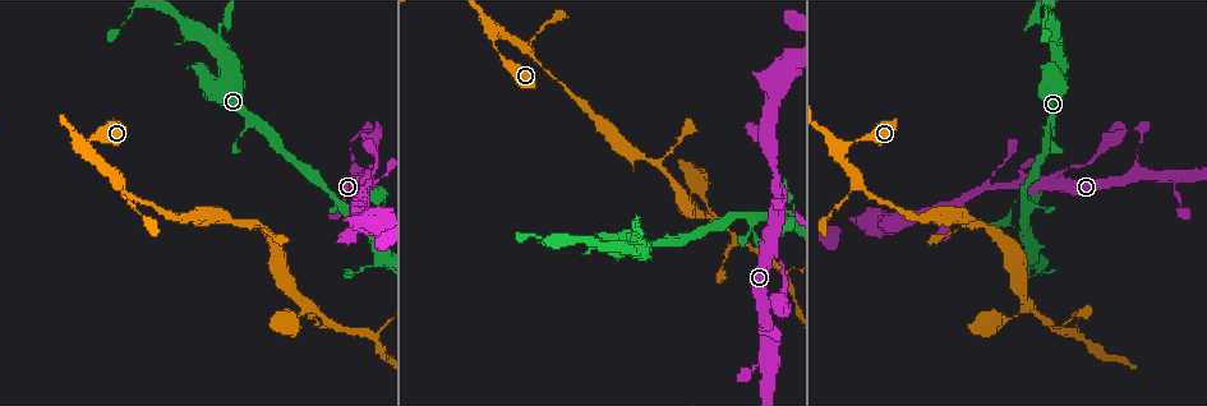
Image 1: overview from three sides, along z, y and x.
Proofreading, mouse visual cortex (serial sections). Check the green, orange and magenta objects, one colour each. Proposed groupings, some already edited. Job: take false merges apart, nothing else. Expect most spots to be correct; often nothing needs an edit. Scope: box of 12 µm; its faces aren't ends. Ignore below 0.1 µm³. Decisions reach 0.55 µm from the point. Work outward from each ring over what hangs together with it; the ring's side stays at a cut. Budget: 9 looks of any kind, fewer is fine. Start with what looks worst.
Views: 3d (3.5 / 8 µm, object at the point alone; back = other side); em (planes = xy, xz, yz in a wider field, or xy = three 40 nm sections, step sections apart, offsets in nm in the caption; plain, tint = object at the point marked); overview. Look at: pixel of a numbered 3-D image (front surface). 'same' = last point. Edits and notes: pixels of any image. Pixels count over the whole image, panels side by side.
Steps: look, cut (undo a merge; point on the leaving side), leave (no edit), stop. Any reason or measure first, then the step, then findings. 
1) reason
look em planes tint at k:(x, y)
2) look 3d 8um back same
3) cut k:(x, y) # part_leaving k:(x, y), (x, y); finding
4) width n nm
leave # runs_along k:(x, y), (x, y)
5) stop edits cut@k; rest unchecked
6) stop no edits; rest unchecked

sudden change in width
look 3d 3.5um back at 1:(634, 228)

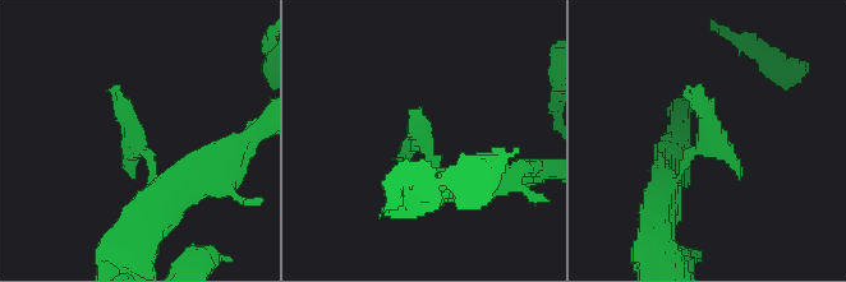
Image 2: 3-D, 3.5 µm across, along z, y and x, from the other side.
need the tissue
look em planes tint at 2:(705, 146)

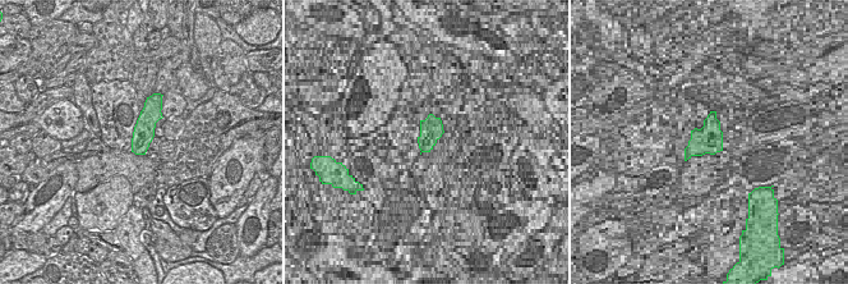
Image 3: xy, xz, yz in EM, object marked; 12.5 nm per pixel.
leave # runs_along 2:(156, 212), (168, 200), (116, 95); all the same cell

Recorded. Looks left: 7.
look 3d 3.5um at 1:(1025, 231)

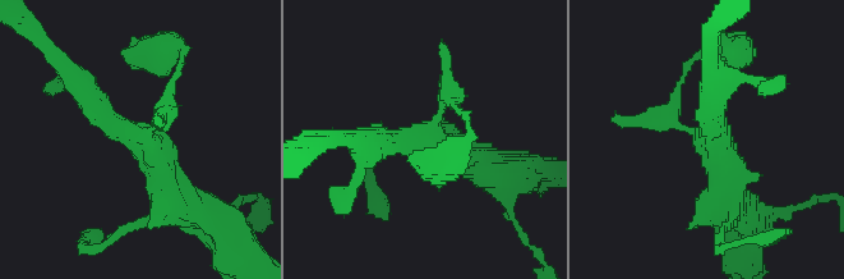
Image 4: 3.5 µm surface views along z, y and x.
arms 3; arm_widths 200, 300, 400 nm; need the tissue
look em xy step 5 tint at 4:(423, 139)

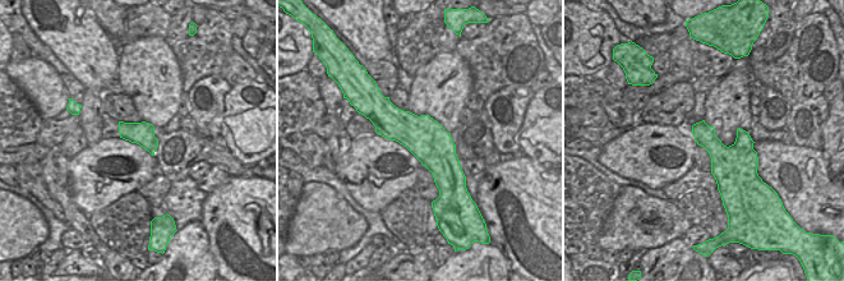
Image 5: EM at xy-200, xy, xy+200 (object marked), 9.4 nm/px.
width 400 nm
leave # runs_along 4:(74, 79), (180, 205); all the same cell

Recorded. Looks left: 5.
branch point
look 3d 8um at 1:(837, 147)

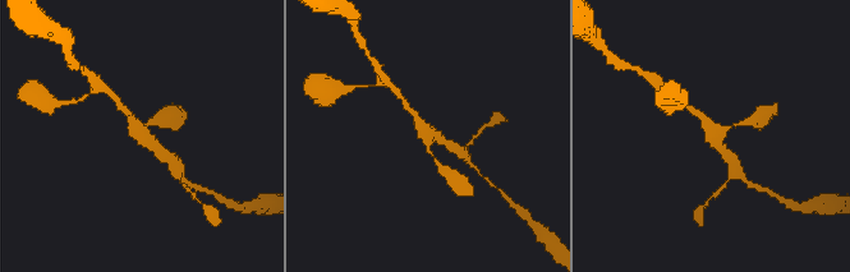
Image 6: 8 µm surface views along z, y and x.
look 3d 3.5um at 6:(140, 135)

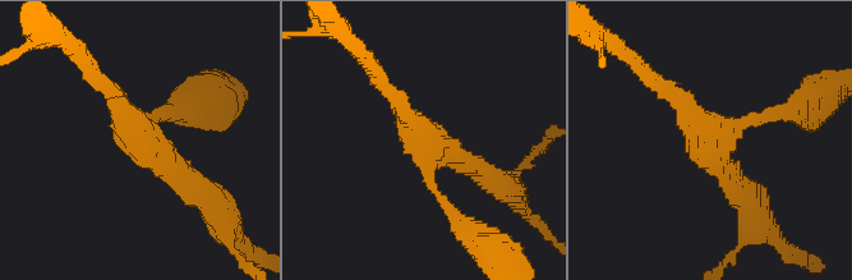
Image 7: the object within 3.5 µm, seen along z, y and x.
now the EM
look em xy step 5 tint at 7:(147, 139)

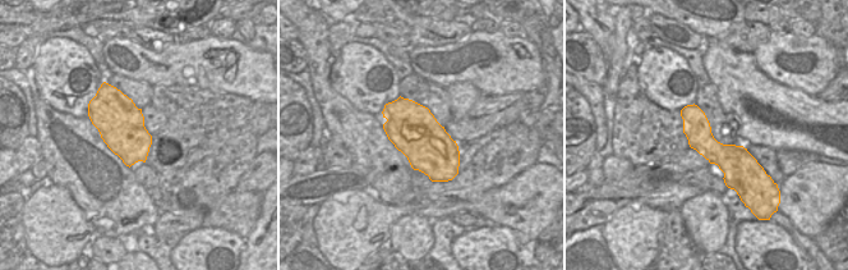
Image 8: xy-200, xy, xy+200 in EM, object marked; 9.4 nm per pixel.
arm_widths 150, 250, 300 nm
leave # runs_along 7:(164, 110), (144, 145), (203, 196); one cell here

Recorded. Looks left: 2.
stop no edits; rest unchecked

